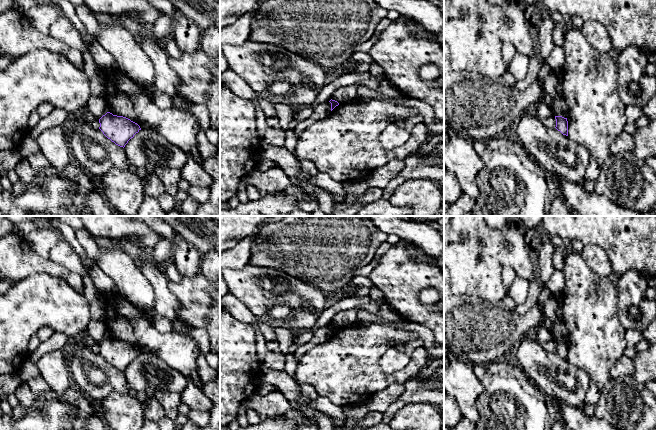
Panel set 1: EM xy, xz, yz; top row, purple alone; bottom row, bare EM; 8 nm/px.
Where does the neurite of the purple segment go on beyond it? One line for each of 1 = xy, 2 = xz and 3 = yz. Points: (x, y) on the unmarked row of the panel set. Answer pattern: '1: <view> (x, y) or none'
1: none
2: none
3: none

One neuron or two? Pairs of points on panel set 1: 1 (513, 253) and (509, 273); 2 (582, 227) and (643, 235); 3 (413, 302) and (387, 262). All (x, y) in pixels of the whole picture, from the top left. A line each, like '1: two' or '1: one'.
1: two
2: one
3: one

